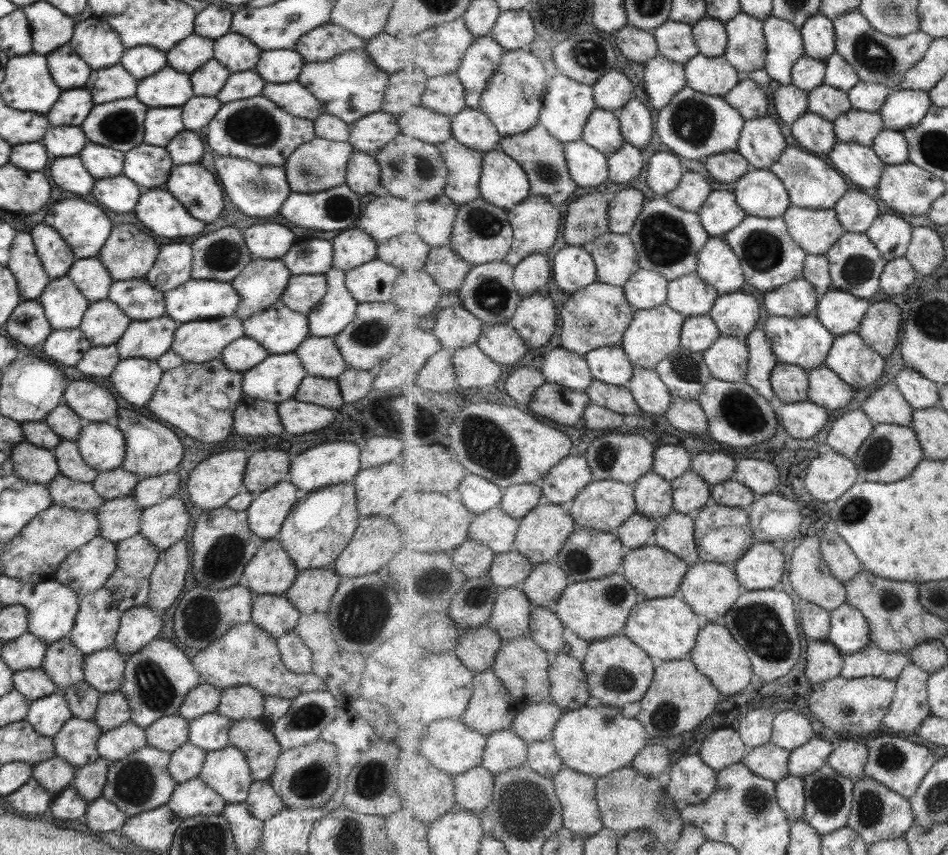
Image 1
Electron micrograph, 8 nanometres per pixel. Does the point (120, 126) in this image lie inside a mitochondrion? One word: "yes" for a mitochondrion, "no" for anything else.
yes

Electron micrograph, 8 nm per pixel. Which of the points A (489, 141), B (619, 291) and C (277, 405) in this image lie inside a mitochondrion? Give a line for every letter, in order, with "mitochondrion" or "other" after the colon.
A: other
B: other
C: other

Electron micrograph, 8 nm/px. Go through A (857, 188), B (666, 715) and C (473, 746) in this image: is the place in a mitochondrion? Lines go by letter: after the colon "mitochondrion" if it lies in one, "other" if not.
A: other
B: mitochondrion
C: other

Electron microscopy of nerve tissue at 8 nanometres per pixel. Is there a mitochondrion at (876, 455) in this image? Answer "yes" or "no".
yes

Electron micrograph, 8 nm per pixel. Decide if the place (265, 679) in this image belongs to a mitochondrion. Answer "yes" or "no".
no

